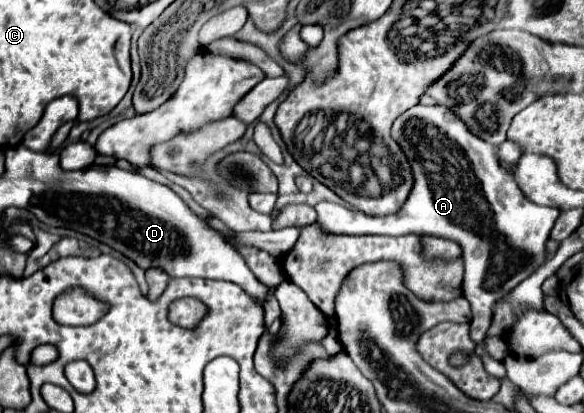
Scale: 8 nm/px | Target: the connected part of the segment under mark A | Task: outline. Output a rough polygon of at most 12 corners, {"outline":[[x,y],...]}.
{"outline":[[444,105],[394,121],[416,179],[404,207],[338,235],[458,243],[482,343],[492,307],[548,261],[560,211],[528,201],[494,145]]}

